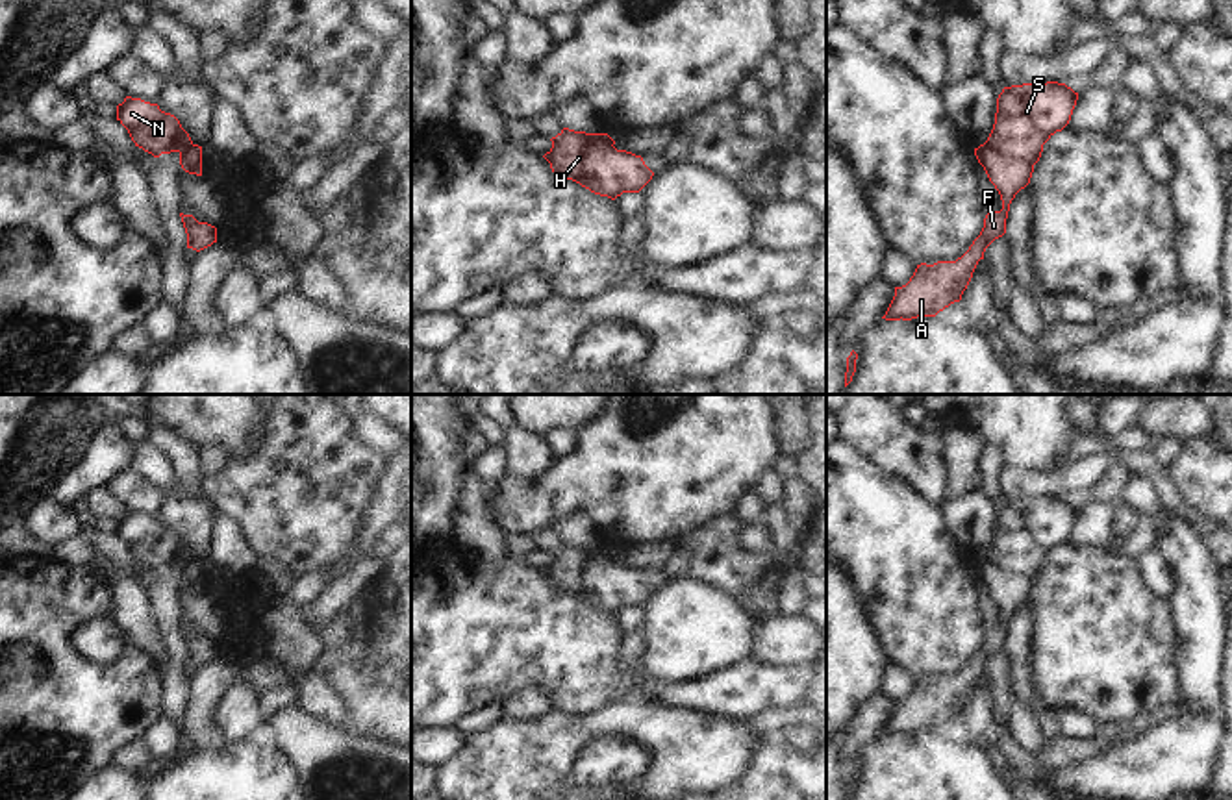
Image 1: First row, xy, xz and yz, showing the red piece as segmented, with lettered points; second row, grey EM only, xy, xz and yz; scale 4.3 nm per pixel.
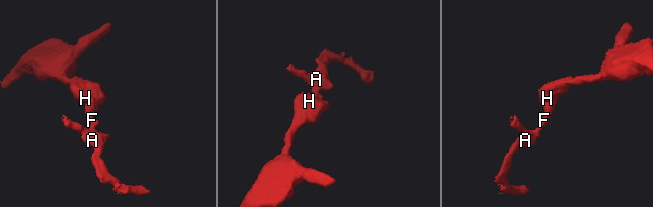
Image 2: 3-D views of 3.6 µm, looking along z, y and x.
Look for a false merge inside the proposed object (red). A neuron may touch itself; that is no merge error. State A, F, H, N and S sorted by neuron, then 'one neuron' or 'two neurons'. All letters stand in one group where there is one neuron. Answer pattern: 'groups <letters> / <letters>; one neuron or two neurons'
groups A F / H N S; two neurons

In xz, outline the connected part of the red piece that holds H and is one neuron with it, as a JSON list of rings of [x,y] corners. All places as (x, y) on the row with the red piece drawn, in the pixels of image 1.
[[[563,128],[550,139],[552,148],[543,156],[556,176],[572,180],[595,194],[615,200],[622,193],[639,193],[654,176],[641,156],[611,146],[604,133],[585,133]]]

